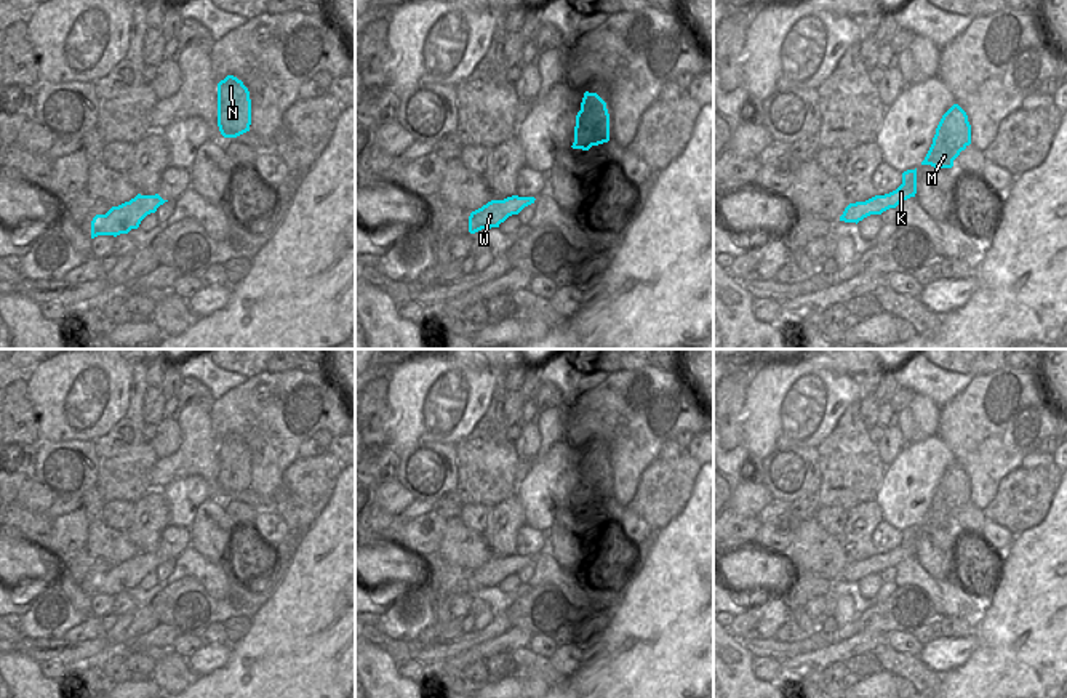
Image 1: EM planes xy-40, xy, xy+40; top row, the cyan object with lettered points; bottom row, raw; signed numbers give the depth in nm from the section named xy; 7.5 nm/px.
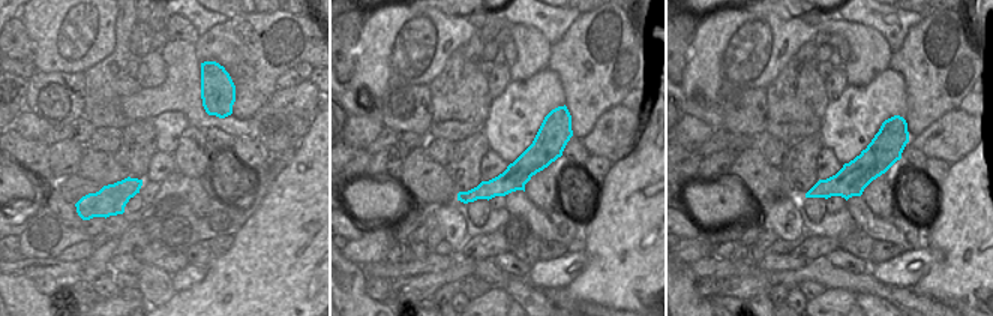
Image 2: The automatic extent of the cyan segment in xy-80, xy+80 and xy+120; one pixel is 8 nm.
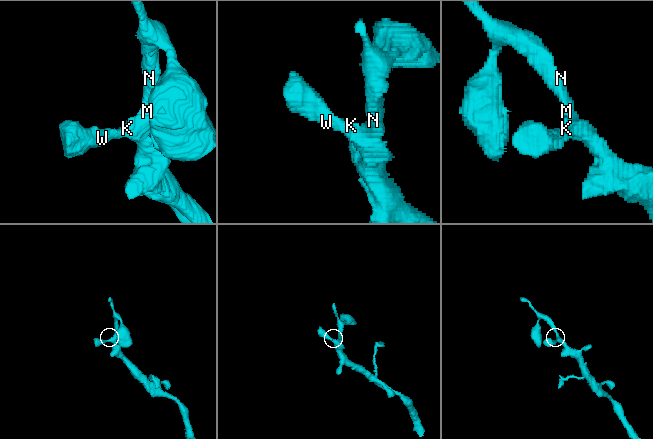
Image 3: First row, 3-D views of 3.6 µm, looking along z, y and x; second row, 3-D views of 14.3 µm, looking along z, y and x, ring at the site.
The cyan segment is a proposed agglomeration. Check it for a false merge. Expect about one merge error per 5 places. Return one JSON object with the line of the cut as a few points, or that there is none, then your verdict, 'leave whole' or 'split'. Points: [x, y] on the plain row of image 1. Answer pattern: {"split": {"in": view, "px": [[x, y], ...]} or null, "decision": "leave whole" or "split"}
{"split": null, "decision": "leave whole"}

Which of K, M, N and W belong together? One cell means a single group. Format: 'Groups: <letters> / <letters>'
Groups: K M N W.

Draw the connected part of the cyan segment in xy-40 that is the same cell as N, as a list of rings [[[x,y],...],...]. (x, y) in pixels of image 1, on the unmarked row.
[[[234,434],[218,442],[218,485],[224,496],[237,496],[250,490],[251,458],[250,450]]]

